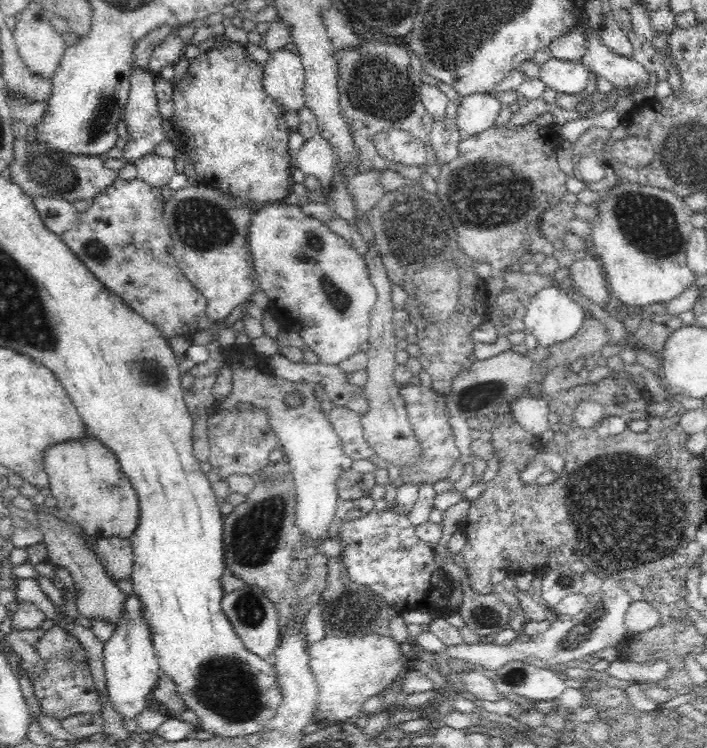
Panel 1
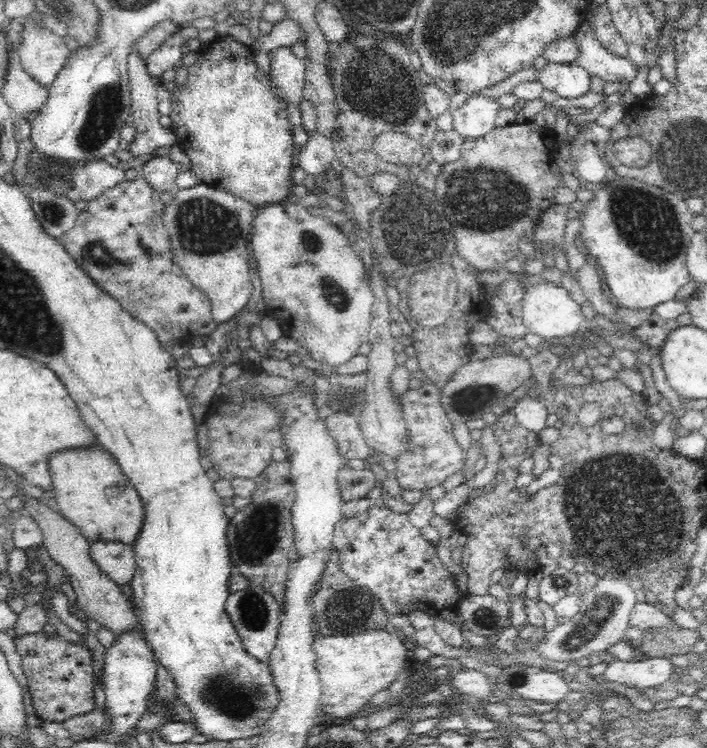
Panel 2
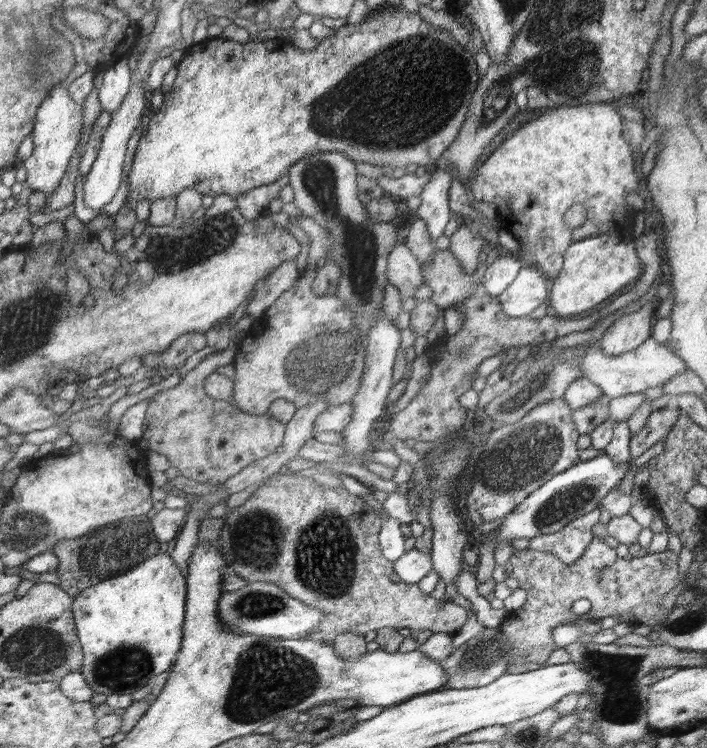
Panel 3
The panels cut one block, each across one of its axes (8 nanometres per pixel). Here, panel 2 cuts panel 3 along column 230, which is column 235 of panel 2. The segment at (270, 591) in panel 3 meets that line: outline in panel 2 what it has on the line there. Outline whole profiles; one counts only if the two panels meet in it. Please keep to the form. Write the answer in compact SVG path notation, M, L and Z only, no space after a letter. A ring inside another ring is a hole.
M253 584L244 590L234 592L227 600L225 609L235 626L237 635L243 641L245 653L256 658L257 661L268 663L270 660L280 628L281 610L279 606L279 600L276 600L271 592Z

